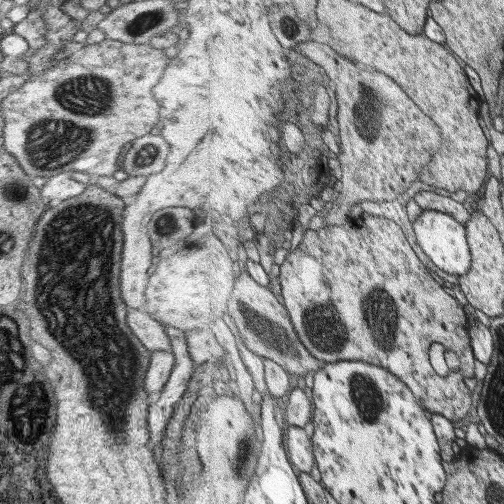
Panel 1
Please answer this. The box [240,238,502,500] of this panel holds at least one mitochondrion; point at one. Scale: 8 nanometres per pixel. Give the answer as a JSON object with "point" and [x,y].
{"point":[365,391]}

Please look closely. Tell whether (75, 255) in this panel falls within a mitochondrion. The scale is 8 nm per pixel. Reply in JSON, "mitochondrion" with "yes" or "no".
{"mitochondrion":"yes"}

